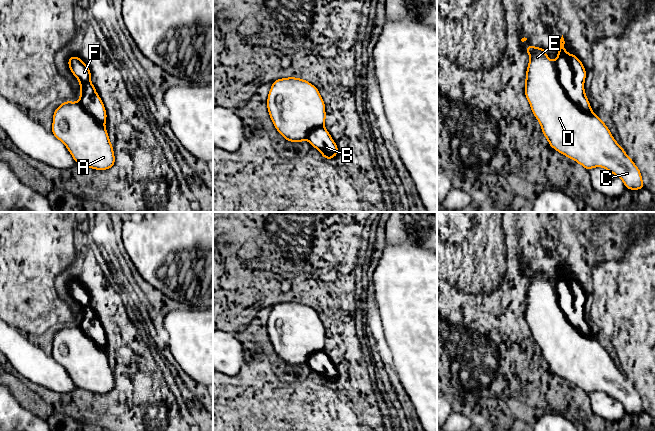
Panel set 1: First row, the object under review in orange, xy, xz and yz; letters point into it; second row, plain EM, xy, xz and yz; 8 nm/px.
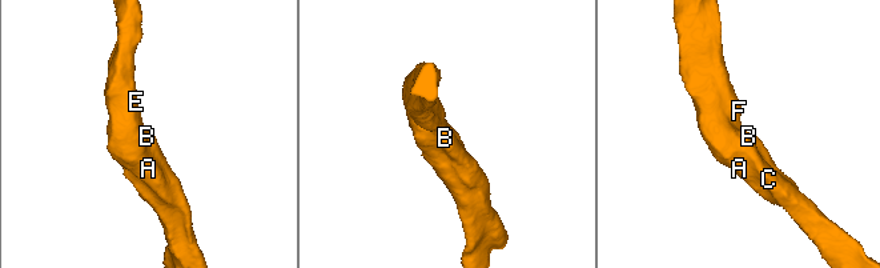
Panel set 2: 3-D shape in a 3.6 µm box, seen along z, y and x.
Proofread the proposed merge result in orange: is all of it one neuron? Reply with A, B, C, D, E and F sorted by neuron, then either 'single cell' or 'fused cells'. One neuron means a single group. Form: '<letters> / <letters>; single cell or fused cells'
A C D E / B F; fused cells

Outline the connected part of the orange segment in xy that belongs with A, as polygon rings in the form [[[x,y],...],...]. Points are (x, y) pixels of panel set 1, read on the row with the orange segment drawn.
[[[66,101],[57,107],[53,114],[51,132],[66,146],[77,164],[95,170],[107,170],[115,164],[115,155],[106,127],[87,112],[80,102]]]

